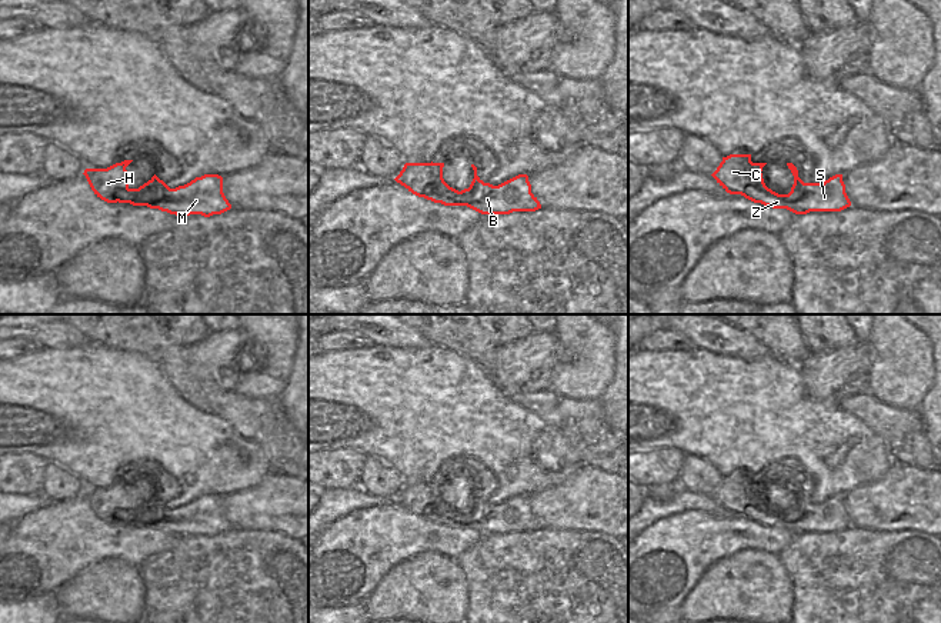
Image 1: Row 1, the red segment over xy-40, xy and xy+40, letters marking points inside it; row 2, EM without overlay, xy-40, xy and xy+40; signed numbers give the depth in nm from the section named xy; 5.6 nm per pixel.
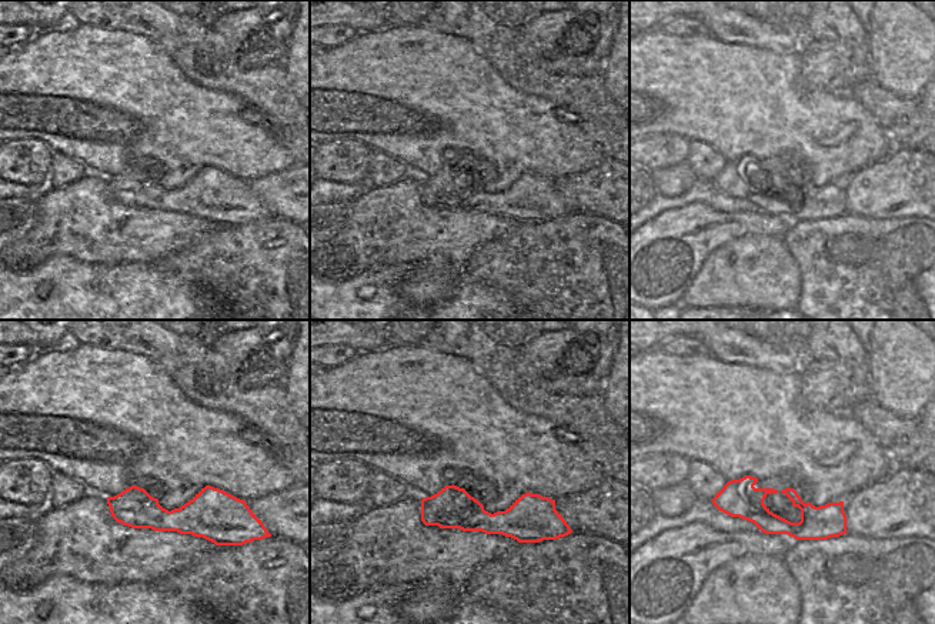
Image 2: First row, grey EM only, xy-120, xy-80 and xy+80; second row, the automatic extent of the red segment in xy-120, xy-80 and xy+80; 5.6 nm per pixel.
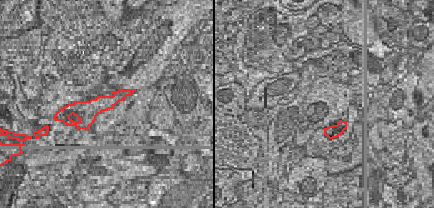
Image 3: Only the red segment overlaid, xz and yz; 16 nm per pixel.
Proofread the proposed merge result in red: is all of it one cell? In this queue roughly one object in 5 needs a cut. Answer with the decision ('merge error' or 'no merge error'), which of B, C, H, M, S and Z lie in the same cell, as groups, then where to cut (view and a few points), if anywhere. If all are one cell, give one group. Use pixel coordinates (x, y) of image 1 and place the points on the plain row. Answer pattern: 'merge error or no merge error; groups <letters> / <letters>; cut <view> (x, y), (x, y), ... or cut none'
no merge error; groups B C H M S Z; cut none

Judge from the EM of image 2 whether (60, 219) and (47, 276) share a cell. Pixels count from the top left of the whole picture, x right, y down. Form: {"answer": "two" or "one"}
{"answer": "two"}

